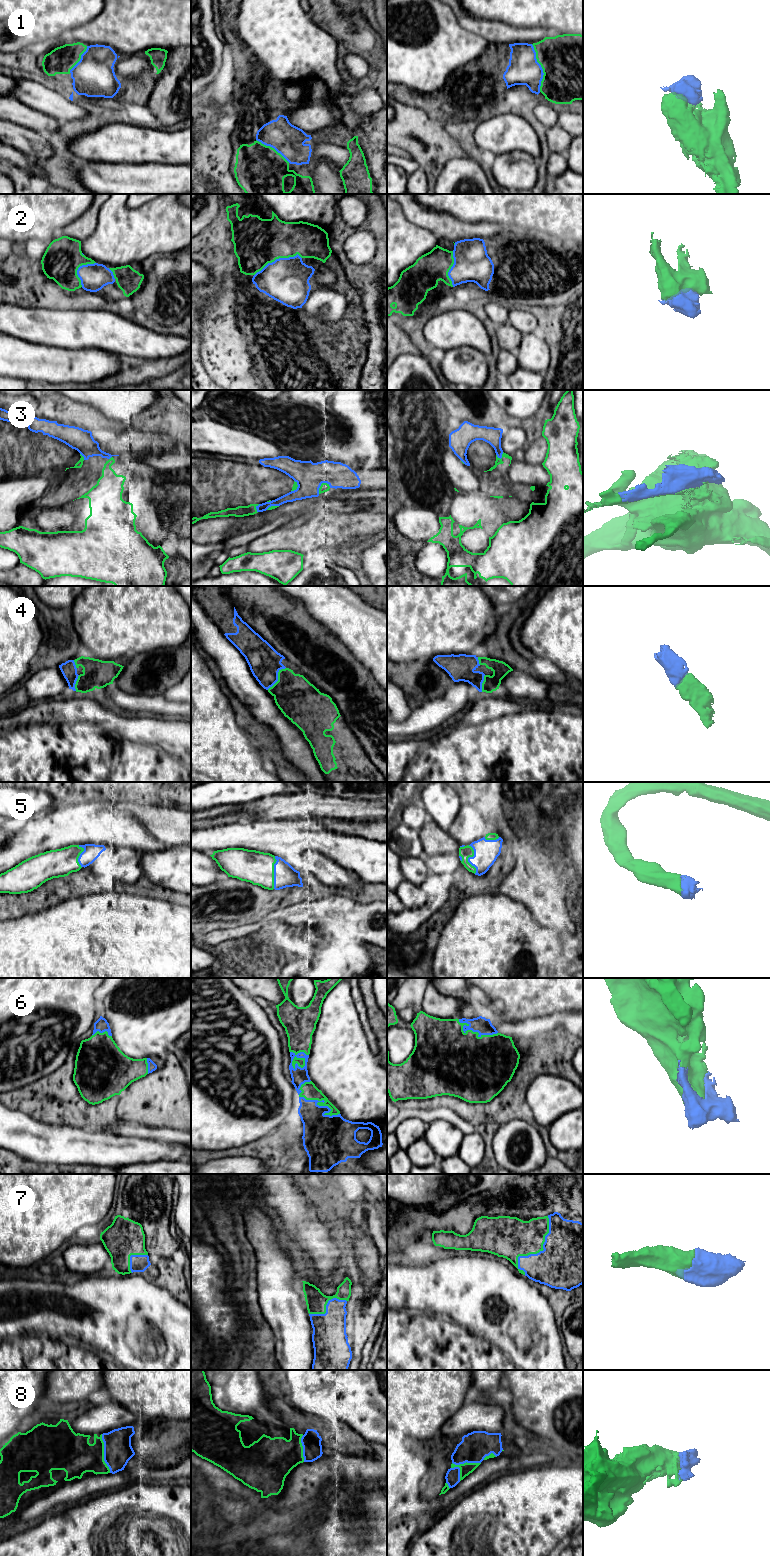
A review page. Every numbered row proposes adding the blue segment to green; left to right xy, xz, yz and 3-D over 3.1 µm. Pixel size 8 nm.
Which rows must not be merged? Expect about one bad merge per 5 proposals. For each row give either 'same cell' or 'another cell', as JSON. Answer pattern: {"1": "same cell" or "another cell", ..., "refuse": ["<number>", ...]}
{"1": "same cell", "2": "same cell", "3": "same cell", "4": "same cell", "5": "same cell", "6": "same cell", "7": "same cell", "8": "same cell", "refuse": []}

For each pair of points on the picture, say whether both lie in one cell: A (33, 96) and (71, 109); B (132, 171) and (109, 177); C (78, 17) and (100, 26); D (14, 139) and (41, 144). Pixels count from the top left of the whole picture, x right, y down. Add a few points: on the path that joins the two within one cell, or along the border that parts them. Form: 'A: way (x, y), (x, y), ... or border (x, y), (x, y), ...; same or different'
A: way (42, 97), (62, 109); same
B: way (126, 177), (115, 177); same
C: border (102, 10), (88, 22), (73, 29); different
D: way (21, 139), (34, 144); same

